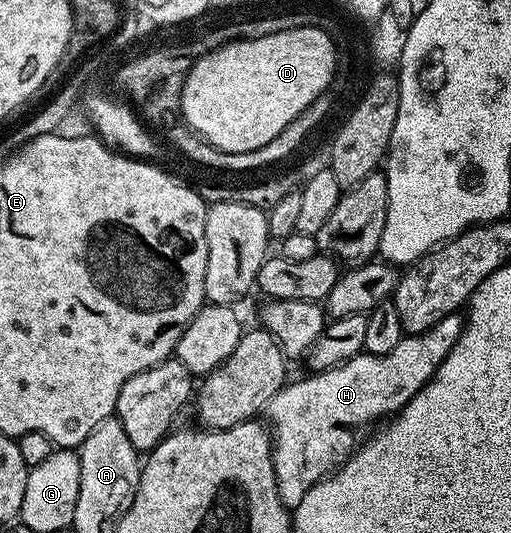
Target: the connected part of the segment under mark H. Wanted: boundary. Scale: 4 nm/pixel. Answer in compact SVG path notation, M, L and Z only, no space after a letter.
M451 313L427 331L403 336L393 351L386 354L363 351L358 357L347 359L347 363L339 367L331 367L322 373L310 372L309 377L301 377L298 381L290 380L271 398L267 416L273 442L273 466L279 499L286 509L297 509L299 503L303 503L303 495L307 495L311 487L315 487L330 473L340 469L353 456L359 445L357 432L365 424L376 426L398 413L407 403L411 403L411 399L415 399L417 392L435 375L443 359L447 359L451 347L459 339L462 328L462 314Z

